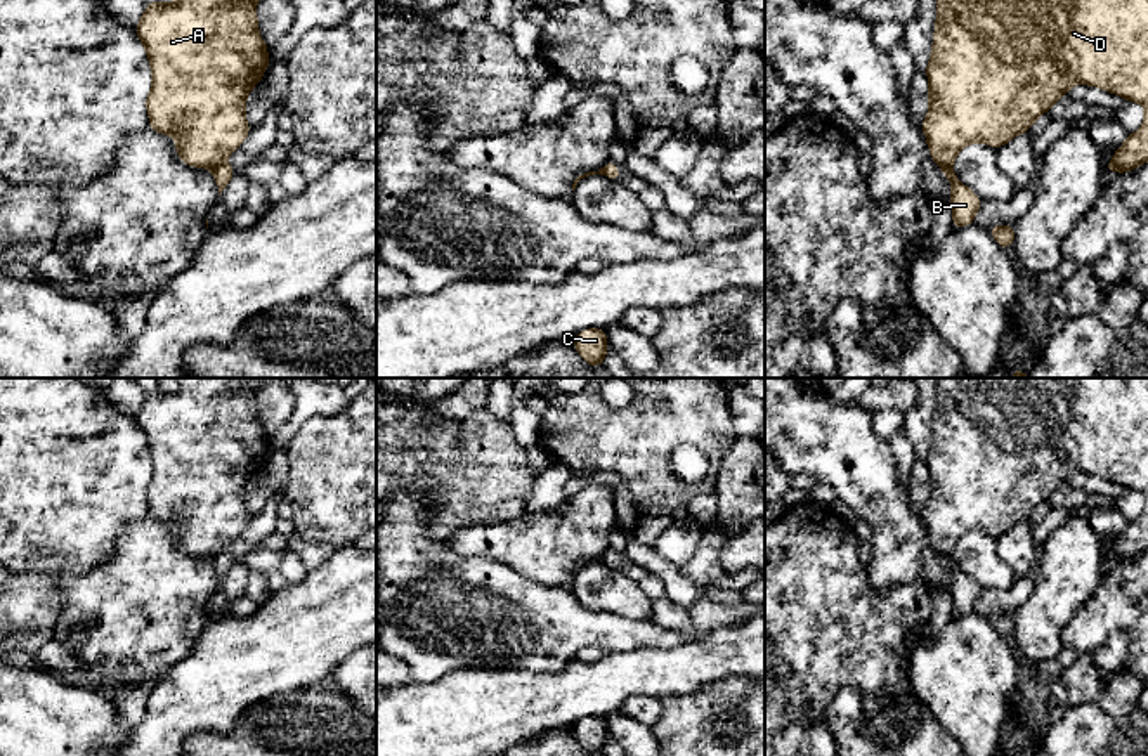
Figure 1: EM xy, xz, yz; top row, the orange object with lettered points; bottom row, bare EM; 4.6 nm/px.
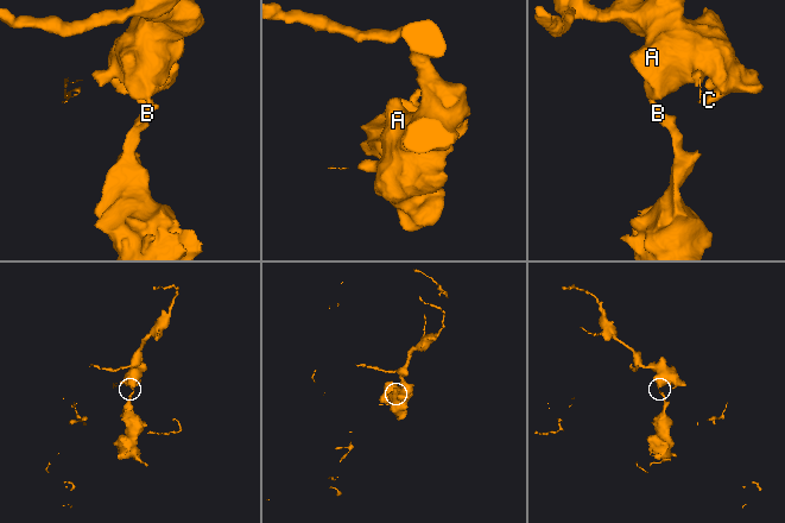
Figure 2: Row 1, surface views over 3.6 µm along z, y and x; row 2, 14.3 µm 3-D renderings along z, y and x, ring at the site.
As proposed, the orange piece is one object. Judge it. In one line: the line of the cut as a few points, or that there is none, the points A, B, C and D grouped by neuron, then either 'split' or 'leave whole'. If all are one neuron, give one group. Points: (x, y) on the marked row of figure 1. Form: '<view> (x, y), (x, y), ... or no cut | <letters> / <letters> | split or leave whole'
yz (942, 165), (951, 167) | A C D / B | split

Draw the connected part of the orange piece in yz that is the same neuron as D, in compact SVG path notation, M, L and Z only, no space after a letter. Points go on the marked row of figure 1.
M936 0L933 49L926 66L929 111L921 125L931 160L952 166L971 142L999 149L1027 134L1034 121L1075 85L1086 83L1145 106L1145 125L1105 165L1127 173L1148 163L1148 0Z

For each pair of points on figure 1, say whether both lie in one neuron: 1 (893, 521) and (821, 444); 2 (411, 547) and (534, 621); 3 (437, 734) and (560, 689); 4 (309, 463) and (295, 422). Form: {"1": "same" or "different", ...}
{"1": "same", "2": "same", "3": "same", "4": "different"}

